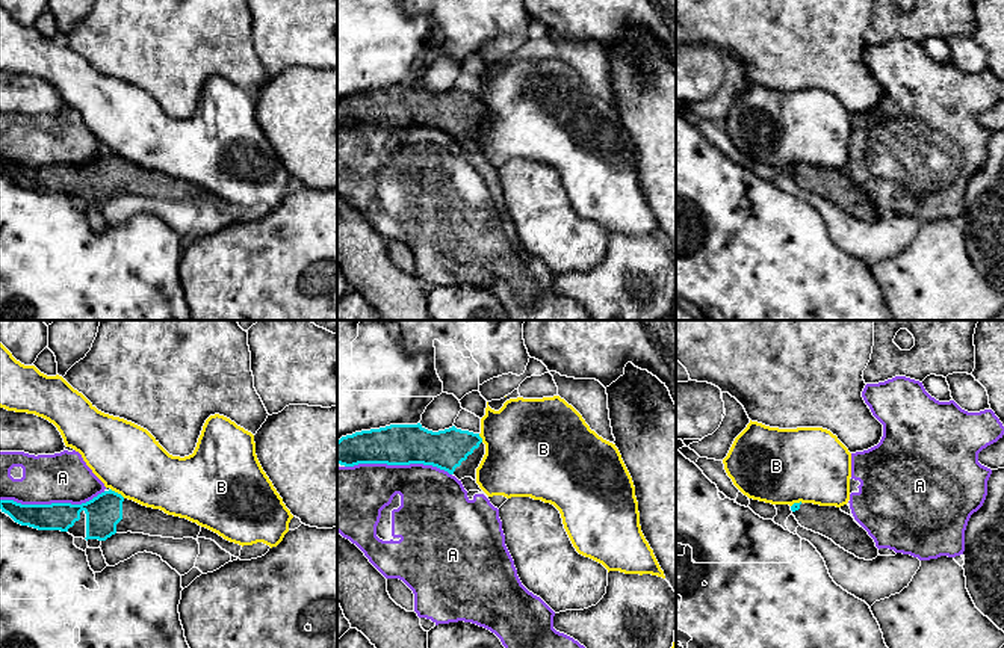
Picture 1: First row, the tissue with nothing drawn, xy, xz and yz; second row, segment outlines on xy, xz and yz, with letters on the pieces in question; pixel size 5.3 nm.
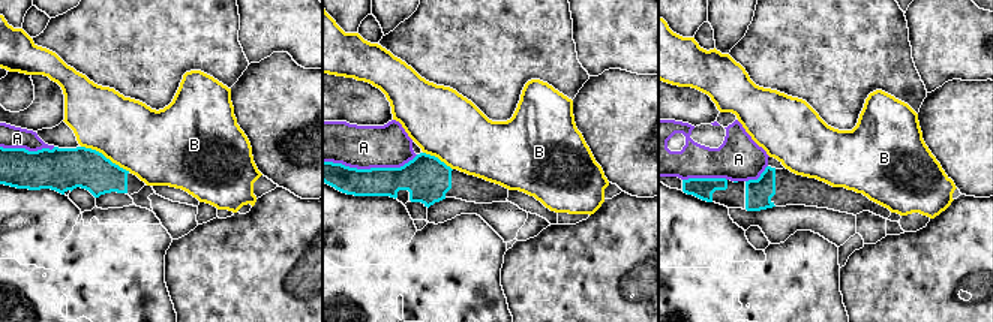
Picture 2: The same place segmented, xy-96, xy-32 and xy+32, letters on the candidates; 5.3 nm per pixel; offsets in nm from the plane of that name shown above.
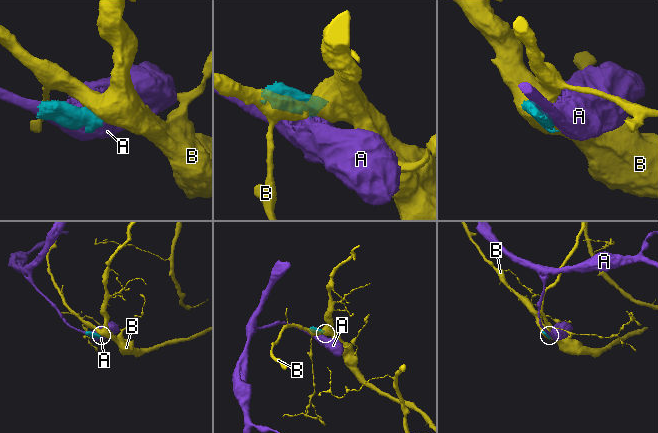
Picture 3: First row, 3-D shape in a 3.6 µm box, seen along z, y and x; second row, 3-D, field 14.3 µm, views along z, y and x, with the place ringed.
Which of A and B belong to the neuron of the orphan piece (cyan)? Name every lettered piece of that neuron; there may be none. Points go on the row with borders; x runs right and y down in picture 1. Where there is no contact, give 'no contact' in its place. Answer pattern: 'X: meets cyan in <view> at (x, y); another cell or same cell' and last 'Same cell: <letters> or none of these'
A: meets cyan in xz at (398, 464); another cell
B: meets cyan in xy at (117, 493); another cell
Same cell: none of these

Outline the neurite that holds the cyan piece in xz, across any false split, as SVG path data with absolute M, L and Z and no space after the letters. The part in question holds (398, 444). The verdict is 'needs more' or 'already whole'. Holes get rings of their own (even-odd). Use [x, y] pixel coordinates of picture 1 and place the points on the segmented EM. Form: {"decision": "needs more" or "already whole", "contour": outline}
{"decision": "needs more", "contour": "M390 424L361 430L337 441L337 464L410 465L423 464L448 471L458 480L476 480L476 468L485 455L479 434L455 426L432 432L417 424Z"}

